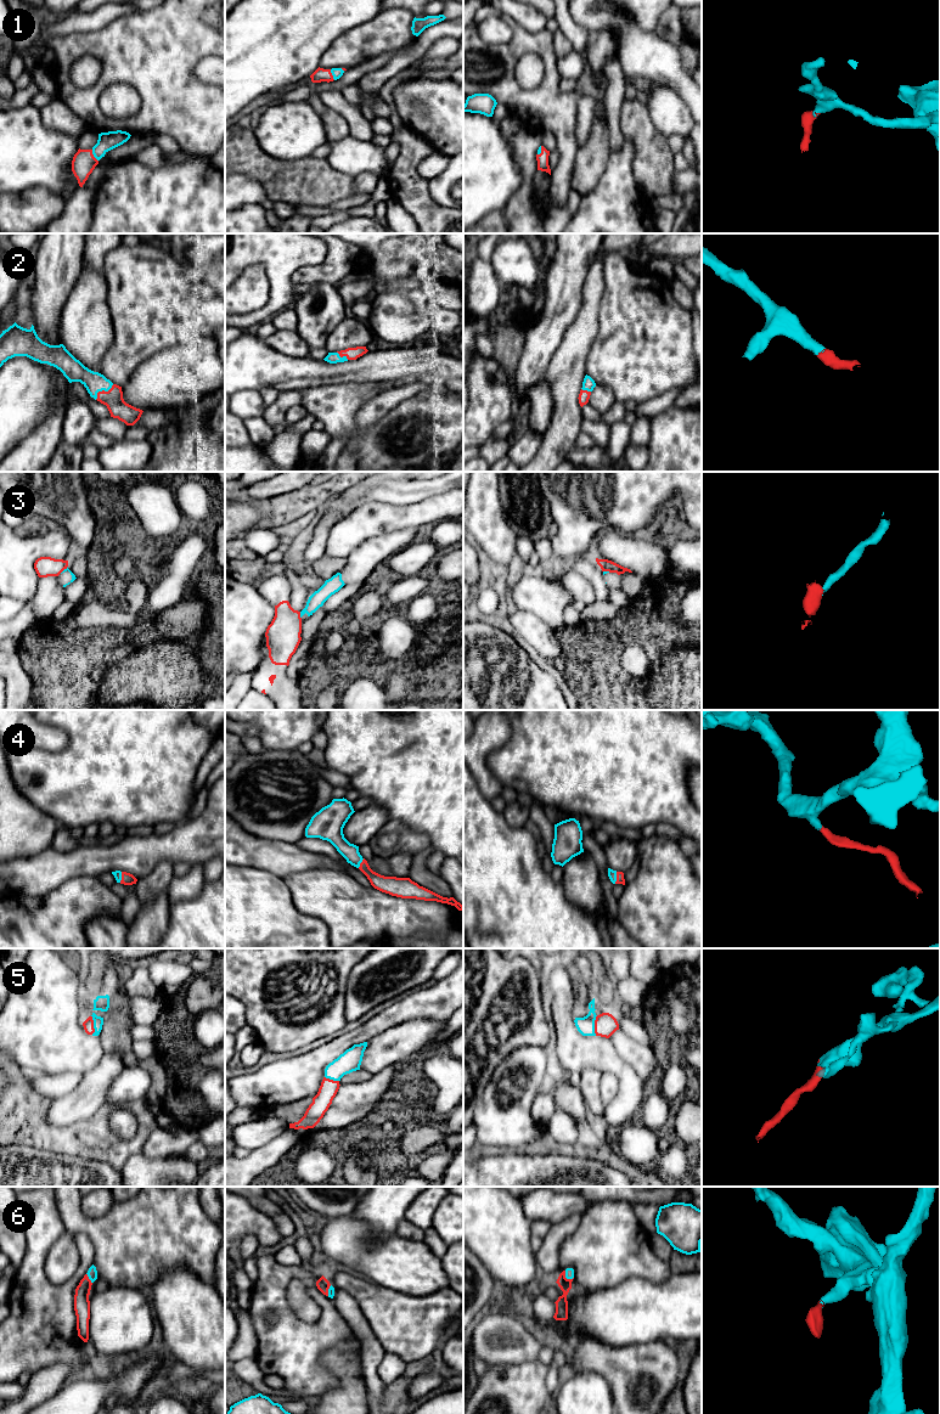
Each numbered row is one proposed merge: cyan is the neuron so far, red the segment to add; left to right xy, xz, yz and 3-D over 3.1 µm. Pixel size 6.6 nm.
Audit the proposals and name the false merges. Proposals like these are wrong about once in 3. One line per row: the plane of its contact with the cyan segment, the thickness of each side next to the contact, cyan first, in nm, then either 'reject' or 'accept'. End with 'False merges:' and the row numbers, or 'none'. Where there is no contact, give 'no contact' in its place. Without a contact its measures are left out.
1: meets cyan in xy; 120 nm thick on the cyan side, 150 nm on the other; accept
2: meets cyan in xy; 150 nm thick on the cyan side, 130 nm on the other; accept
3: meets cyan in xz; 100 nm thick on the cyan side, 220 nm on the other; reject
4: meets cyan in yz; 60 nm thick on the cyan side, 50 nm on the other; accept
5: meets cyan in yz; 120 nm thick on the cyan side, 150 nm on the other; accept
6: meets cyan in xy; 70 nm thick on the cyan side, 110 nm on the other; accept
False merges: 3

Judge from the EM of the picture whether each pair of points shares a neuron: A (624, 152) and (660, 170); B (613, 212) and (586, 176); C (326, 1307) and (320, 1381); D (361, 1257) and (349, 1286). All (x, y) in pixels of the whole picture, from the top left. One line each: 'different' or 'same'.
A: different
B: different
C: same
D: different

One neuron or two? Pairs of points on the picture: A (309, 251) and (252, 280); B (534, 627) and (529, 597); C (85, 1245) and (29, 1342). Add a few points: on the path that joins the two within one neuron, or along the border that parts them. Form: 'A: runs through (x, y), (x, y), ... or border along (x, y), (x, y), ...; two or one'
A: border along (252, 264), (258, 264), (268, 280), (266, 302); two
B: border along (518, 609), (532, 612), (555, 629); two
C: runs through (82, 1269), (68, 1289), (41, 1318); one

